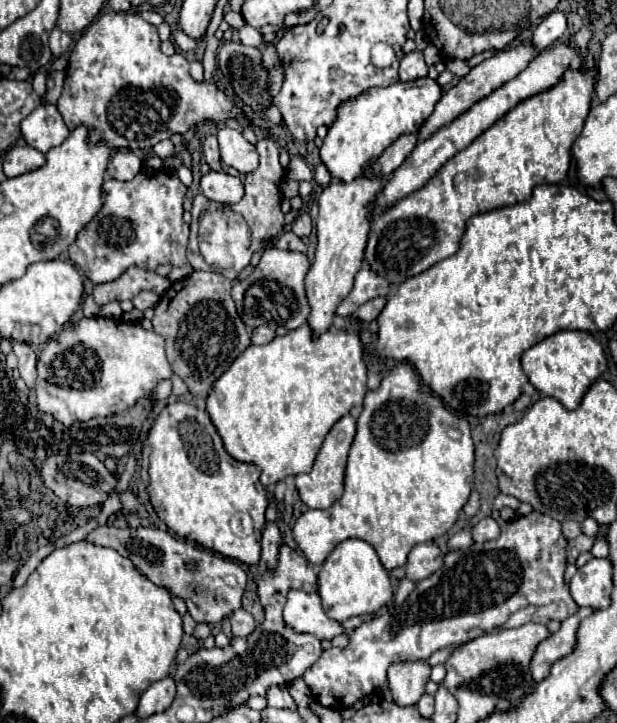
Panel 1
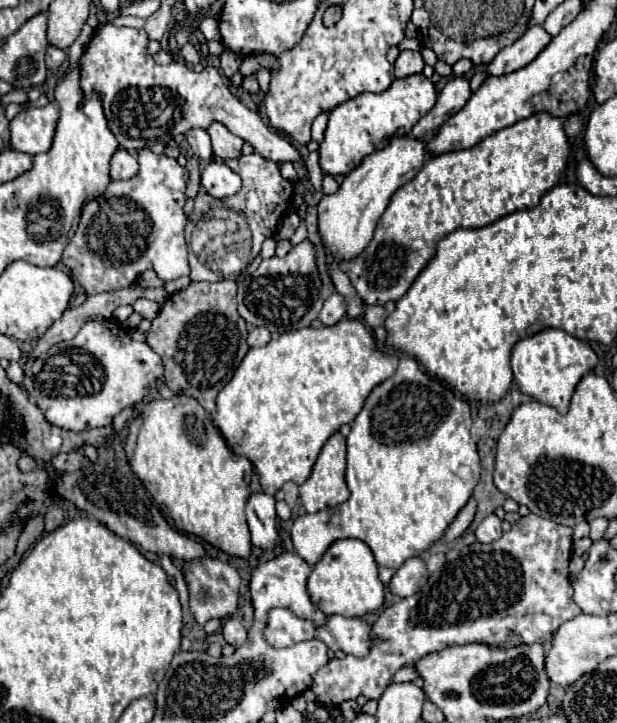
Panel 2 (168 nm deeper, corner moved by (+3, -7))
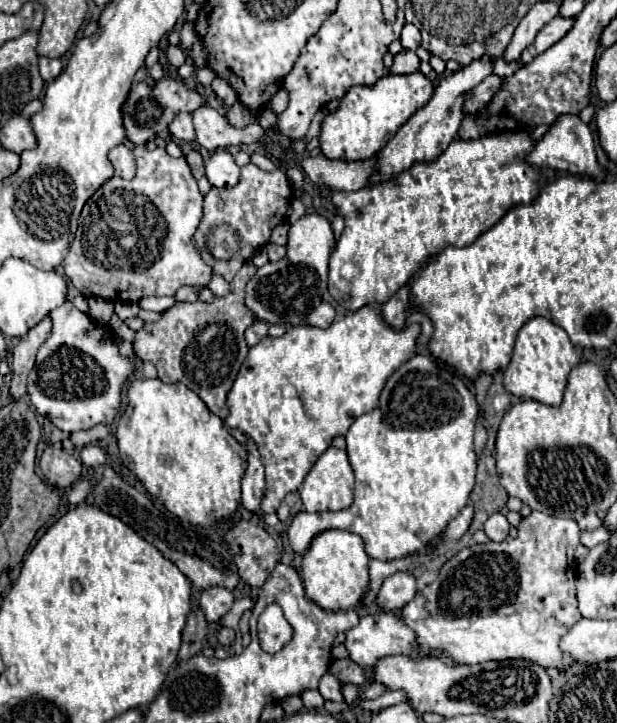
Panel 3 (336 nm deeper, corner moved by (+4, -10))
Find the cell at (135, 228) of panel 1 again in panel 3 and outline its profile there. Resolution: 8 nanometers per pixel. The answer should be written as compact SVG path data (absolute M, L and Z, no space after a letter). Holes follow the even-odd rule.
M135 146L133 148L135 154L135 162L137 162L137 176L133 180L123 180L113 176L109 182L105 182L105 186L101 186L93 198L89 198L89 202L83 206L81 212L81 236L75 236L75 240L71 242L69 248L69 256L65 258L63 266L65 266L65 276L73 282L73 286L85 296L85 298L103 298L103 300L111 300L111 302L139 302L145 296L175 296L177 288L187 286L187 284L207 284L211 280L211 268L201 260L199 252L193 248L191 244L191 236L195 232L195 228L201 222L201 210L203 210L203 196L197 190L197 182L191 176L191 170L185 162L185 158L173 158L169 156L163 148L155 148L155 150L147 150L145 146ZM119 238L125 238L125 250L119 244Z

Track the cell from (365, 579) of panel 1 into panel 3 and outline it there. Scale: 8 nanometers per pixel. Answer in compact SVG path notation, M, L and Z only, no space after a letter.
M325 530L321 532L309 546L303 556L301 574L303 586L309 600L313 600L323 610L339 612L351 610L363 604L369 592L369 556L365 552L365 544L357 534L345 530Z

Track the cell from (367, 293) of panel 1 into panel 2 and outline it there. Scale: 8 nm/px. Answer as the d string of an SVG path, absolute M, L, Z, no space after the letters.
M332 293L326 301L324 301L324 307L318 315L318 319L324 323L324 325L336 325L346 313L346 303L344 303L344 297L340 293Z

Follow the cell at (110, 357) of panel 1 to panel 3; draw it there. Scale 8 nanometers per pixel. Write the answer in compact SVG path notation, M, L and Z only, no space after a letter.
M71 302L61 304L49 316L53 320L53 334L41 346L27 384L33 406L69 434L89 430L101 422L111 424L121 408L123 386L135 372L135 360L121 356L115 334L79 312Z

